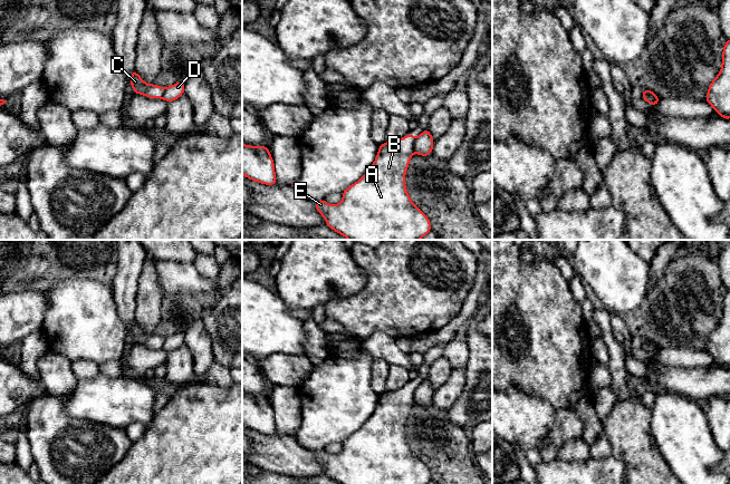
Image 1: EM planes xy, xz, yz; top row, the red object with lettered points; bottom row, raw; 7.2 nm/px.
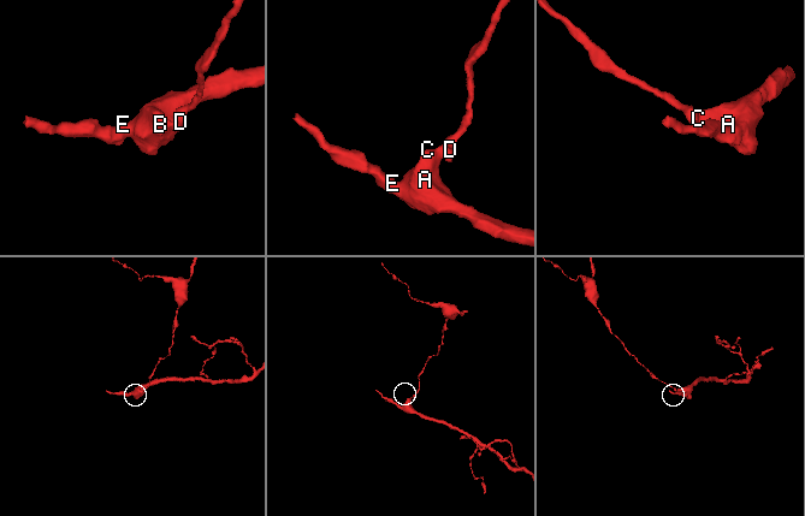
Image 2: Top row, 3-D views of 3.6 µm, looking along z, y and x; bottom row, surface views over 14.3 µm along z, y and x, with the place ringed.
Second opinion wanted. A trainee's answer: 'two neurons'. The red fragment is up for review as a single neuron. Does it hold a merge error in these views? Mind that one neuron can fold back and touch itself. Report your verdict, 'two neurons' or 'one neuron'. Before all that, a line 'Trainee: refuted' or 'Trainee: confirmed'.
Trainee: confirmed
two neurons

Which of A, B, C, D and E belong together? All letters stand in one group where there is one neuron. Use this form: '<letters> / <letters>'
A B C E / D

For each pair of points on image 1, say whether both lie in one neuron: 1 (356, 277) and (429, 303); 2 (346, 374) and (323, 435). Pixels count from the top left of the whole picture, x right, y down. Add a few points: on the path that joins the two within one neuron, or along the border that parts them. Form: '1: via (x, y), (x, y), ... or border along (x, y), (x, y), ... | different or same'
1: border along (353, 257), (365, 276), (365, 283), (345, 297) | different
2: via (339, 389), (337, 399), (326, 419) | same

